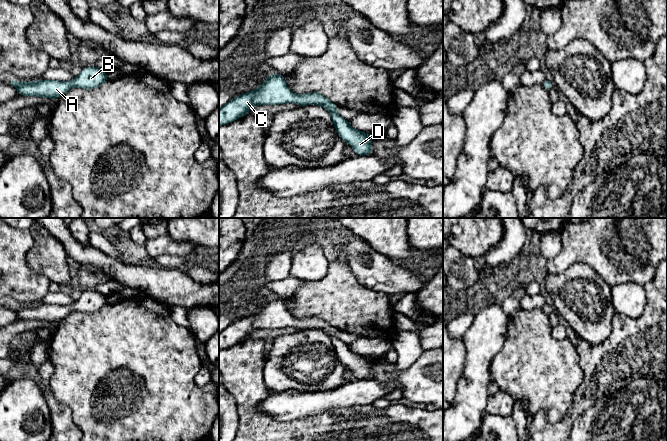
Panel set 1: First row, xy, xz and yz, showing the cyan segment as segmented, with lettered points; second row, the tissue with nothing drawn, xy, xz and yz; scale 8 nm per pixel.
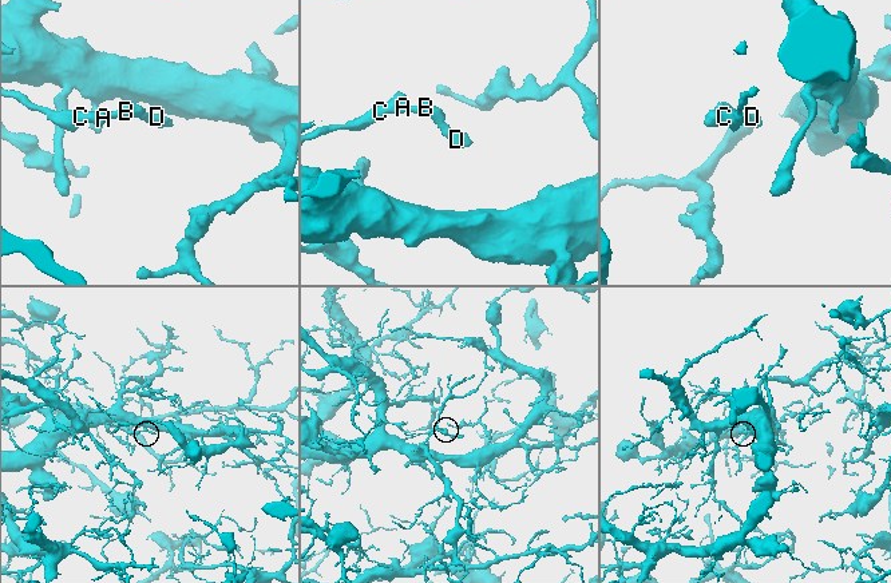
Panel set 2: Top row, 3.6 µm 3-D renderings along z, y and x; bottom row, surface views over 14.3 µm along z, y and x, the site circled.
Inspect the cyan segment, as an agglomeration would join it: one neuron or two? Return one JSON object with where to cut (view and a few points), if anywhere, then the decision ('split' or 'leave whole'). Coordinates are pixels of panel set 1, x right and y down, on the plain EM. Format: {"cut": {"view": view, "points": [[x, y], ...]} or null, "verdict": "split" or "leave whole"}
{"cut": null, "verdict": "leave whole"}

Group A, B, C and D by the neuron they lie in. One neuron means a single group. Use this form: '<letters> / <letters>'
A B C D

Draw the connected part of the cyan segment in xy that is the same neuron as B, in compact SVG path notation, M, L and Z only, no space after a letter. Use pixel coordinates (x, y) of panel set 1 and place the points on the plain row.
M95 290L84 291L81 297L71 305L59 304L35 304L32 306L16 306L12 304L9 308L13 309L22 320L36 320L55 323L61 321L70 312L94 313L108 305L106 295Z

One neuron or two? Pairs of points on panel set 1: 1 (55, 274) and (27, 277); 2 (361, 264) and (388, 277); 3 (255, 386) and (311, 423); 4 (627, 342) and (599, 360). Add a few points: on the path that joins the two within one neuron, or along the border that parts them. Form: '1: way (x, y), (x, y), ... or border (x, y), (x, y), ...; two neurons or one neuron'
1: border (27, 258), (28, 264), (40, 272), (48, 282); two neurons
2: way (368, 266), (381, 274); one neuron
3: way (252, 407), (252, 412), (269, 429), (290, 429); one neuron
4: way (620, 348), (616, 349), (606, 359); one neuron

